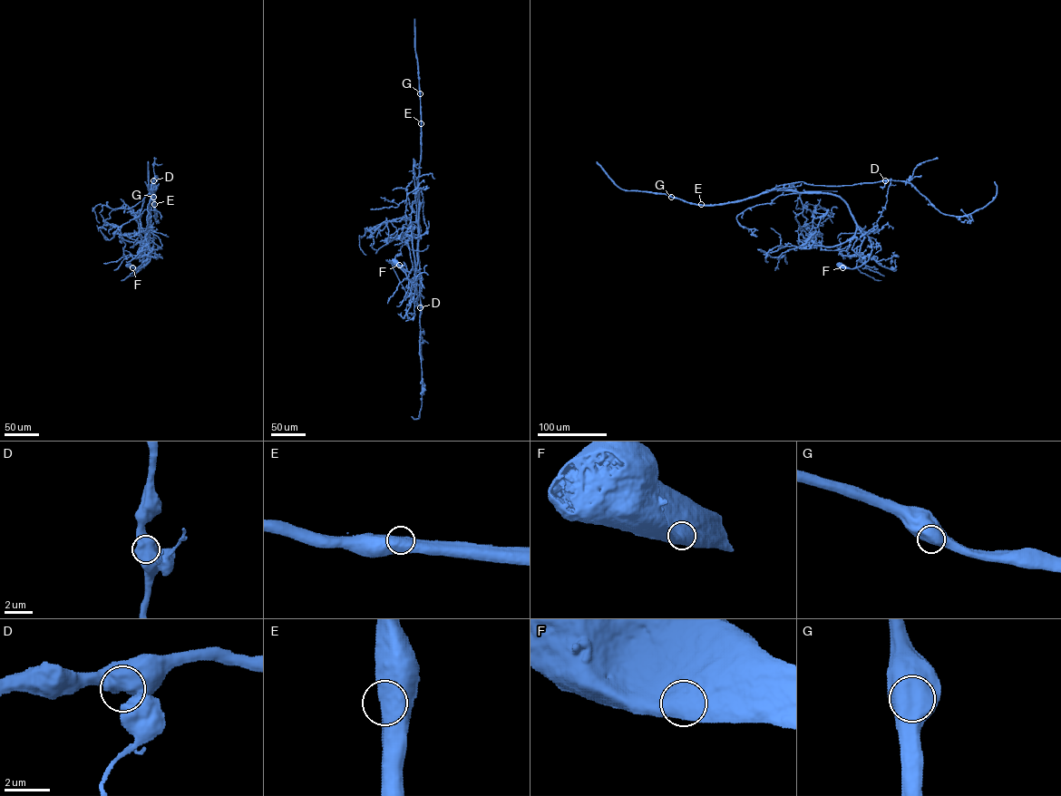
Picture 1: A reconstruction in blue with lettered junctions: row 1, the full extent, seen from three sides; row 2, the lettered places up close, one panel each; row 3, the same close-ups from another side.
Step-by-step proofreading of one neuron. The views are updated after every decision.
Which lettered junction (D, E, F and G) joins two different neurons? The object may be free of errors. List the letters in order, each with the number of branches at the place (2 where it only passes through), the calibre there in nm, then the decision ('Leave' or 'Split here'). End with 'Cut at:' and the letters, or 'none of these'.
D: Branches: 1. Thickness 1000 nm. Leave
E: Branches: 1. Thickness 1050 nm. Split here
F: Branches: 1. Thickness 1050 nm. Leave
G: Branches: 1. Thickness 1050 nm. Leave
Cut at: E

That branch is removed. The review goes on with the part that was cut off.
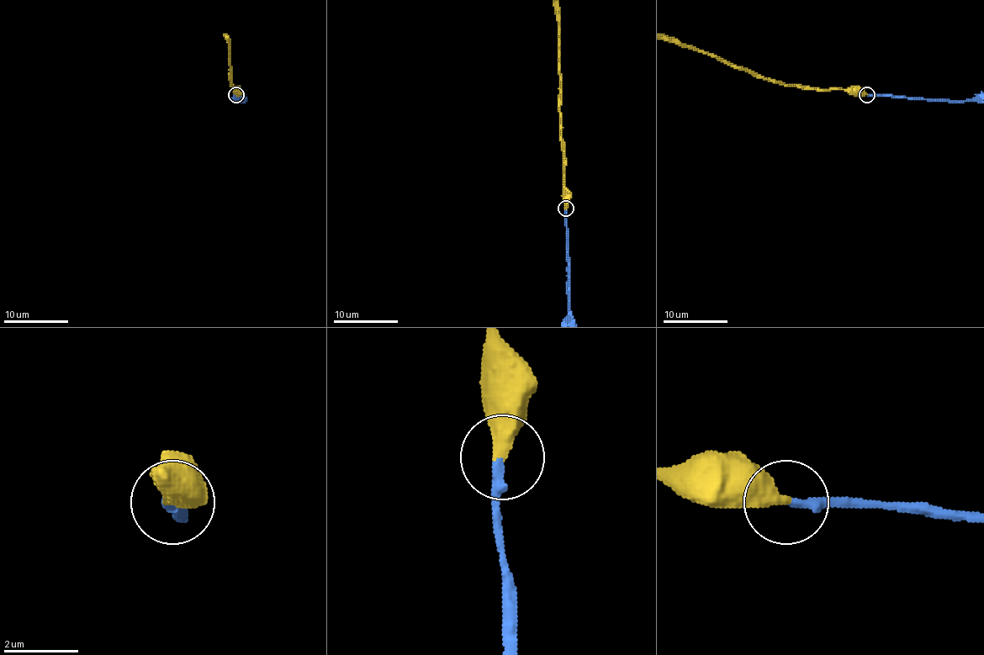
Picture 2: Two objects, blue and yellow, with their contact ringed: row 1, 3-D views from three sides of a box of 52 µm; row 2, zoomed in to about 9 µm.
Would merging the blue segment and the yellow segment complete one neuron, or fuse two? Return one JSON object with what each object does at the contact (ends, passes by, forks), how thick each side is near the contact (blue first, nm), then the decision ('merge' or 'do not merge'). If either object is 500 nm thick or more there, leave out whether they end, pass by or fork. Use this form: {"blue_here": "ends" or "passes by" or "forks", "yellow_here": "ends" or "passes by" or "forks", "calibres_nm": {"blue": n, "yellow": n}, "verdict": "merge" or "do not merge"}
{"calibres_nm": {"blue": 260, "yellow": 500}, "verdict": "merge"}

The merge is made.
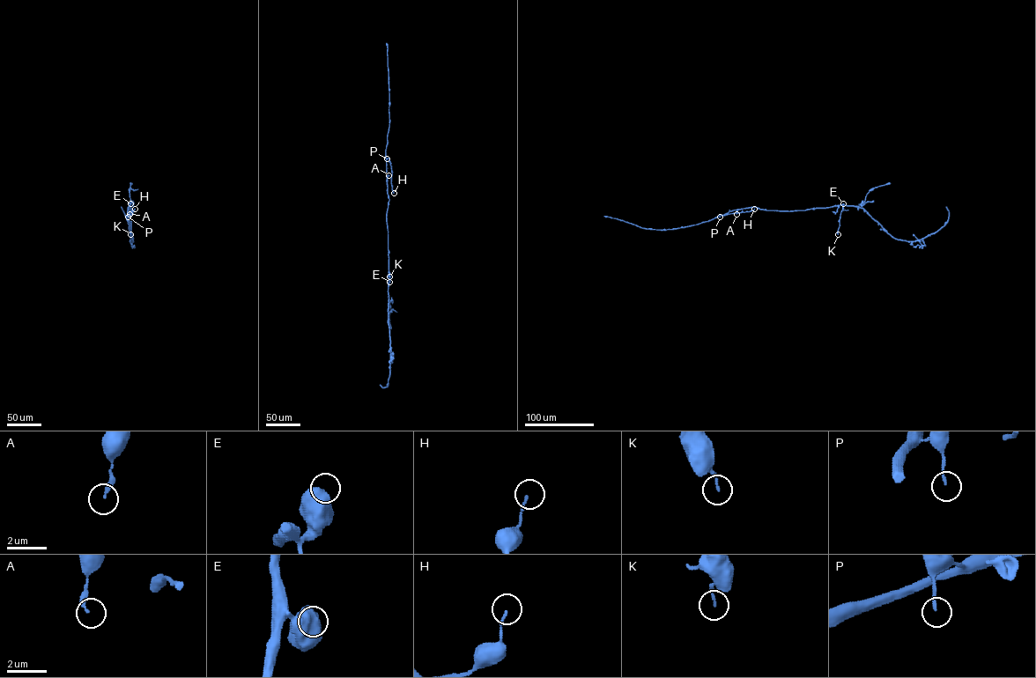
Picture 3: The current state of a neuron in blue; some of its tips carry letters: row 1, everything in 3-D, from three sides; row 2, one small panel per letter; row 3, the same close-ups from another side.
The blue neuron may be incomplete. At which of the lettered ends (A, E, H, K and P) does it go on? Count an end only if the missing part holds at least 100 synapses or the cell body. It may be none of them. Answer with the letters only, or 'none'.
none

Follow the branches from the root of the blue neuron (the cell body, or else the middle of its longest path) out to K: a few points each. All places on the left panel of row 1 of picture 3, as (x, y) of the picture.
K: (129, 211), (129, 205), (130, 234)

